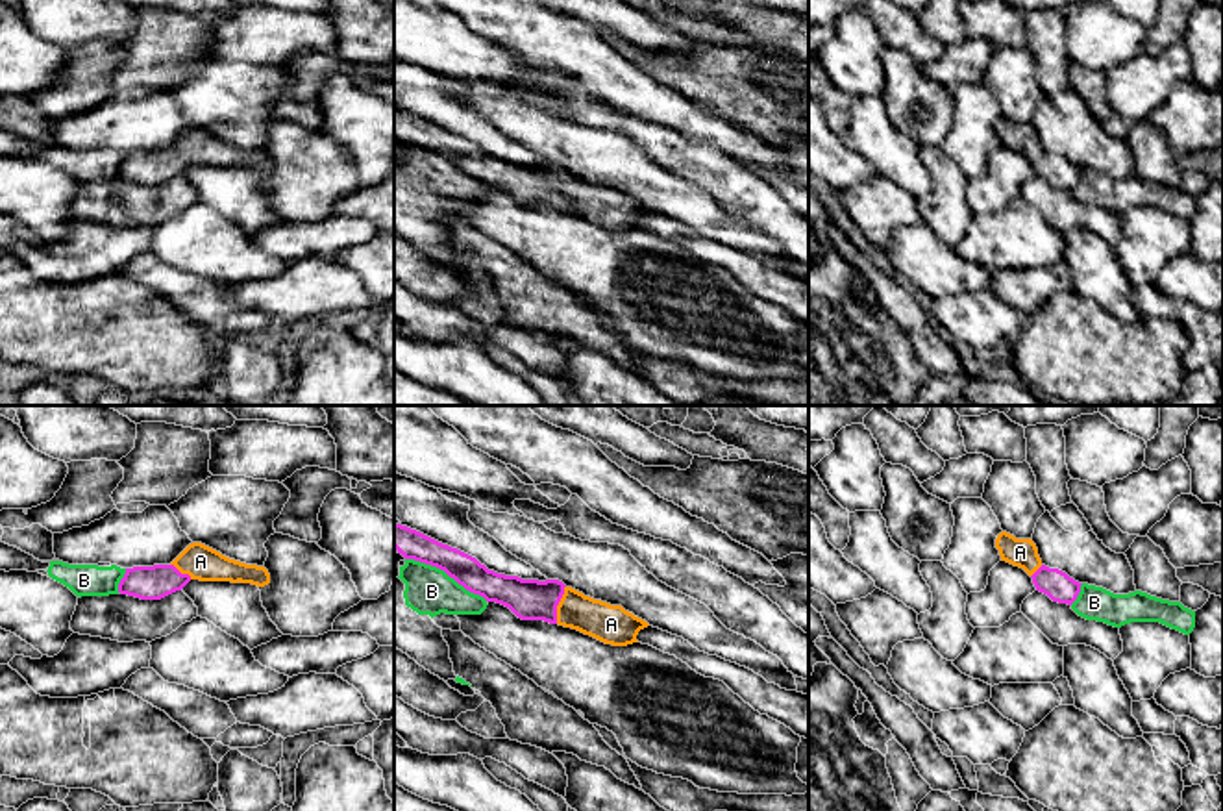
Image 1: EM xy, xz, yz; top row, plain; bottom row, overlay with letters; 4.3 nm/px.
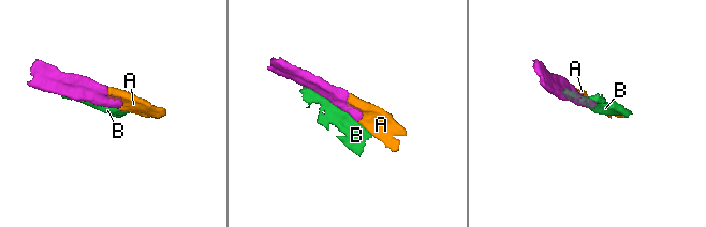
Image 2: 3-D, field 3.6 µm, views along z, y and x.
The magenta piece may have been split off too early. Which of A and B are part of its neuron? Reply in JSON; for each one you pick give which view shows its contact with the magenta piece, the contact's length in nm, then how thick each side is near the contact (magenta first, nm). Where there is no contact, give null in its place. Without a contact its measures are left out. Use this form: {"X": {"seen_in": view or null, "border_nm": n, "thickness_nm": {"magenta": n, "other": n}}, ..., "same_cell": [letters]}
{"A": {"seen_in": "xz", "border_nm": 170, "thickness_nm": {"magenta": 180, "other": 170}}, "same_cell": ["A"]}

